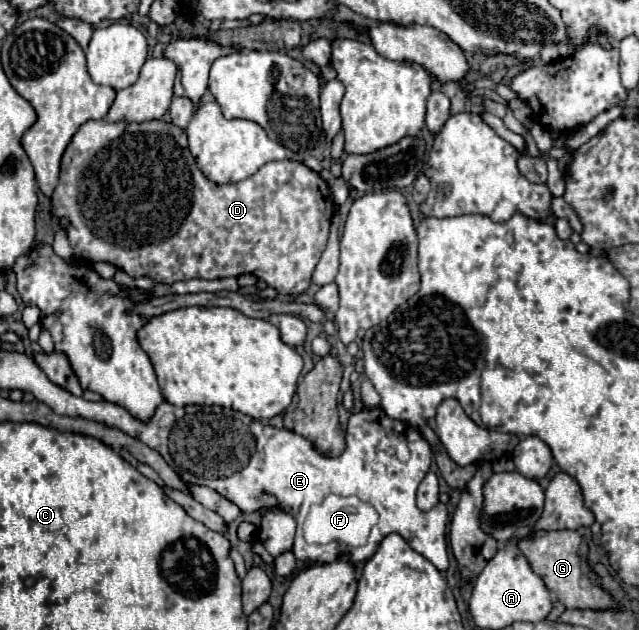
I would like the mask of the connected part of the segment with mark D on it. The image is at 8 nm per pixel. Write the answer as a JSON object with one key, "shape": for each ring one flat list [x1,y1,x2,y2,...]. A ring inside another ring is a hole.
{"shape":[[88,120,82,124,62,156,60,182,54,198,58,200,56,218,74,254,82,260,110,262,130,276,148,276,162,284,190,278,238,278,248,272,272,286,280,296,298,296,312,284,314,268,326,250,334,214,330,186,320,174,298,160,268,162,254,176,236,184,222,186,208,180,188,150,186,132,164,120,140,124,126,120],[98,196,102,196,104,202,108,198,108,214,100,212]]}

